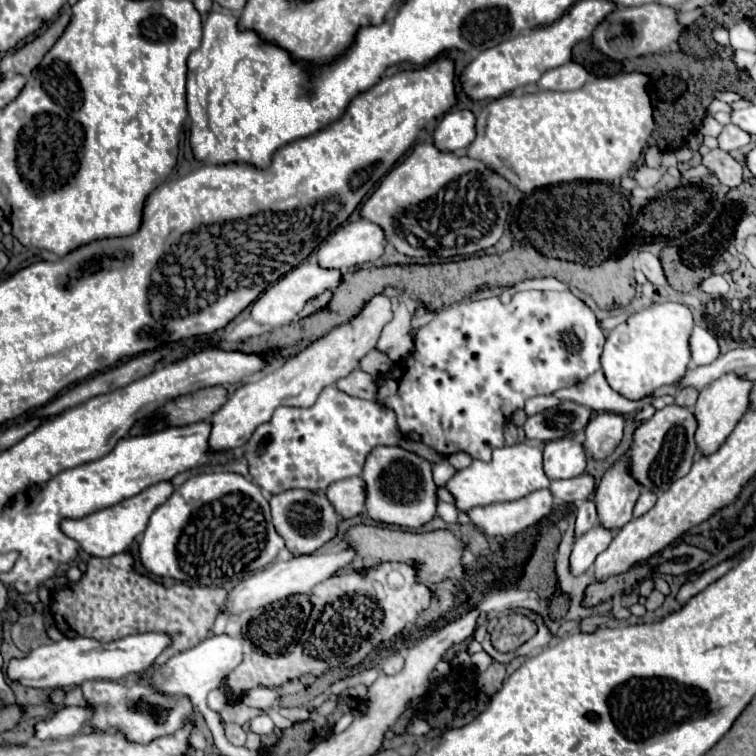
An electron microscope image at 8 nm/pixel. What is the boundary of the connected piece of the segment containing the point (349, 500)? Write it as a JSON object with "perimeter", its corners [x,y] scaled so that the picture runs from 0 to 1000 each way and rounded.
{"perimeter":[[[474,630],[455,632],[431,646],[431,656],[452,685],[468,685],[481,677],[484,648],[481,635]]]}

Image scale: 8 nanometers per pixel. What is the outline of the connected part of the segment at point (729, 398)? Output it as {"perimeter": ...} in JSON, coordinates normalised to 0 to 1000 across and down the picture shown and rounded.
{"perimeter":[[[963,492],[926,516],[918,548],[923,553],[921,587],[931,601],[944,598],[979,558],[979,553],[989,542],[989,516],[995,516],[995,505],[984,505],[984,500],[979,500],[979,492]]]}

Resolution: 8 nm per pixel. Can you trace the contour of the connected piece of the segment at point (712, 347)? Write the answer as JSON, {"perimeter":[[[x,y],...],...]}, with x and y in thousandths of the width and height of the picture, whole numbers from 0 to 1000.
{"perimeter":[[[926,431],[915,437],[913,463],[915,463],[915,479],[923,484],[942,481],[952,471],[952,458],[947,452],[947,444]]]}

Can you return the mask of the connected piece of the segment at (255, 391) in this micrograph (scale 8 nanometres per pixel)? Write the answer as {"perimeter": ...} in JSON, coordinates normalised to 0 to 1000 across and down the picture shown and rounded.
{"perimeter":[[[497,389],[492,399],[481,402],[481,410],[471,415],[471,421],[460,423],[455,431],[442,431],[434,442],[423,444],[418,452],[405,458],[399,466],[384,471],[373,481],[357,484],[341,503],[317,511],[302,532],[280,548],[280,574],[278,593],[280,595],[310,595],[320,593],[328,579],[336,574],[339,563],[354,558],[360,545],[370,537],[413,537],[423,524],[423,516],[444,508],[450,500],[458,500],[466,489],[471,489],[479,474],[497,460],[505,434],[521,421],[521,397],[513,389]]]}

